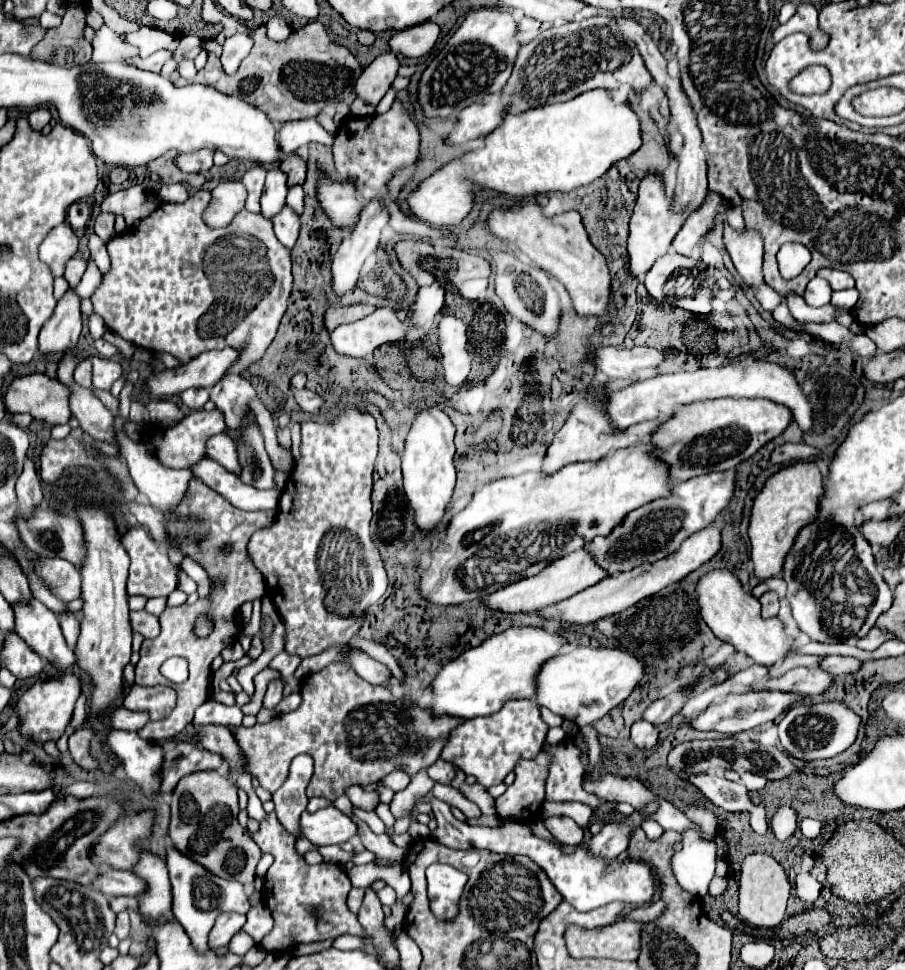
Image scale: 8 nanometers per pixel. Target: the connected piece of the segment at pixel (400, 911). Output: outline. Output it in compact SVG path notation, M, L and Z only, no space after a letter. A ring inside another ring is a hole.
M401 901L395 903L391 907L391 909L392 909L391 915L386 917L384 920L389 930L393 930L393 926L395 926L395 924L403 923L408 912L408 908L406 906L403 906L403 903Z

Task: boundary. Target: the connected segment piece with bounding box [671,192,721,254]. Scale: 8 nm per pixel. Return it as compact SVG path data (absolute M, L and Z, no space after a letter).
M709 192L705 204L685 220L683 228L681 228L681 230L677 232L677 236L673 238L671 248L673 248L675 252L679 252L679 254L689 254L689 252L691 252L689 248L695 246L697 240L711 230L713 218L715 218L717 212L719 212L717 206L721 206L719 202L721 202L721 198L719 198L717 194L713 194L713 192Z

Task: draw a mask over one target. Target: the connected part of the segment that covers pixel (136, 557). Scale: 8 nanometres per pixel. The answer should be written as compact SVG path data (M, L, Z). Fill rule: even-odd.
M131 528L121 538L125 550L131 556L131 582L127 586L129 594L141 594L147 598L153 596L169 596L177 588L177 566L169 562L167 552L163 552L147 534L143 528Z

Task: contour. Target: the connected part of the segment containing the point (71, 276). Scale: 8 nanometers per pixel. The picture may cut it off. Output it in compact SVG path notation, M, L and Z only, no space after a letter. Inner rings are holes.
M71 258L69 262L67 262L67 266L65 266L65 278L67 278L67 282L69 282L69 286L77 286L79 284L79 280L81 280L81 276L83 276L83 272L85 272L85 260L81 260L81 258Z

